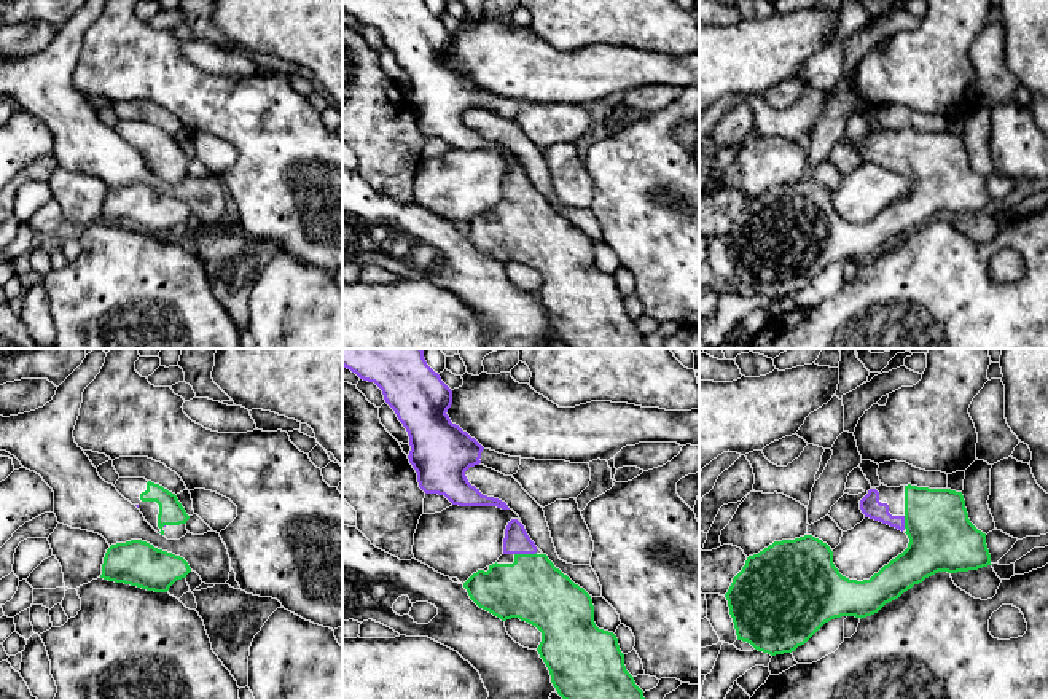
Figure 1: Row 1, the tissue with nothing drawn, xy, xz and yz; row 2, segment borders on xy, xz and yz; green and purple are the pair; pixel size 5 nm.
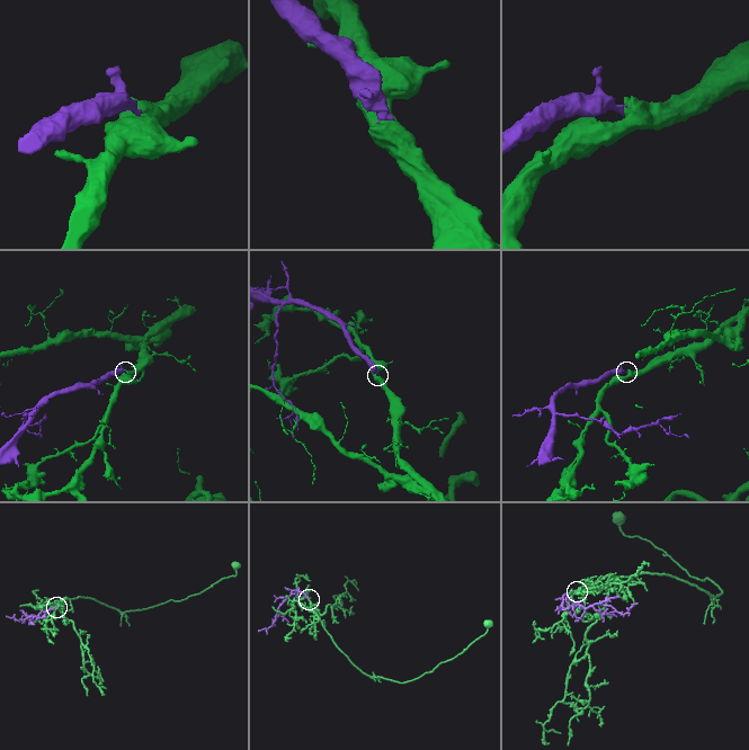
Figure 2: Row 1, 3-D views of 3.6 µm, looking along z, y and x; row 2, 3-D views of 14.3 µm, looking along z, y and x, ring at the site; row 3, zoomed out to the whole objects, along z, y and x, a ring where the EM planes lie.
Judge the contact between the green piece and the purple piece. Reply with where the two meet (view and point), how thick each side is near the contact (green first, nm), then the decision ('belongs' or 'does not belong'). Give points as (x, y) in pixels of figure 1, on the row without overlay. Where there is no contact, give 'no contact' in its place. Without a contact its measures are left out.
contact xz (524, 198); calibres 320 and 130 nm; belongs

